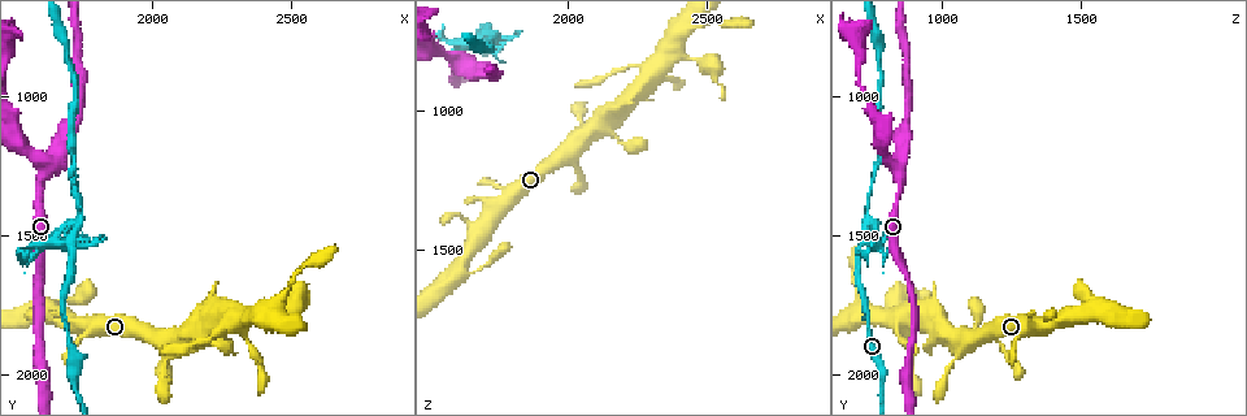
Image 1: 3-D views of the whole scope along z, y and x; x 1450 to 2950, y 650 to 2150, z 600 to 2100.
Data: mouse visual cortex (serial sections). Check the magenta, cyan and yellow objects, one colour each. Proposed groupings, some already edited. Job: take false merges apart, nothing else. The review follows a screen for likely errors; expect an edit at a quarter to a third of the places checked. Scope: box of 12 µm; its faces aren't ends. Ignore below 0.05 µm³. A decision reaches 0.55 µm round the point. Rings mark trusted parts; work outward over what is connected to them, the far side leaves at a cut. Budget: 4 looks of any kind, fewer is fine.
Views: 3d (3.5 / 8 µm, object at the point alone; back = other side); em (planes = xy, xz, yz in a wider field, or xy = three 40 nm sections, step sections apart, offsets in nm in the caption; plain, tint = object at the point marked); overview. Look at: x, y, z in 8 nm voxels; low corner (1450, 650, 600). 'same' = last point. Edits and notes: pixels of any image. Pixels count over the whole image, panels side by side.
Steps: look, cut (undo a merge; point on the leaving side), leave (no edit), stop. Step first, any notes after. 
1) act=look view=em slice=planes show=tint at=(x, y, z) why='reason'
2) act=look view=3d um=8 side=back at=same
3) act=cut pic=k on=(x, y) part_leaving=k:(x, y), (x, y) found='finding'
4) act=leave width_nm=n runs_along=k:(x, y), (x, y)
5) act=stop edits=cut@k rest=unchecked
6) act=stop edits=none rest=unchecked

act=look view=3d um=3.5 at=(1710, 1530, 710)

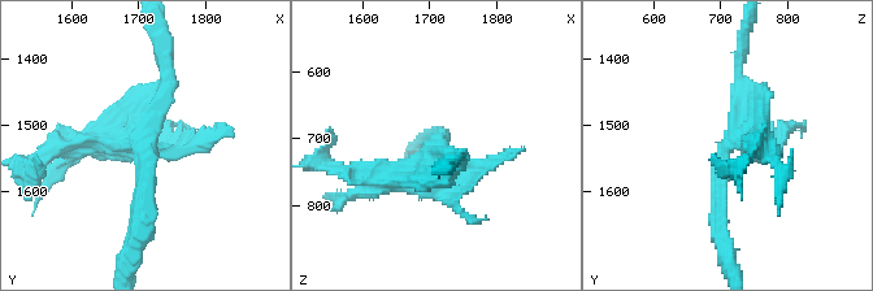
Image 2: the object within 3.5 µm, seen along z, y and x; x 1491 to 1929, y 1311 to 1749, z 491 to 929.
act=look view=em slice=xy step=1 show=tint at=(1710, 1535, 705) why='need the tissue'

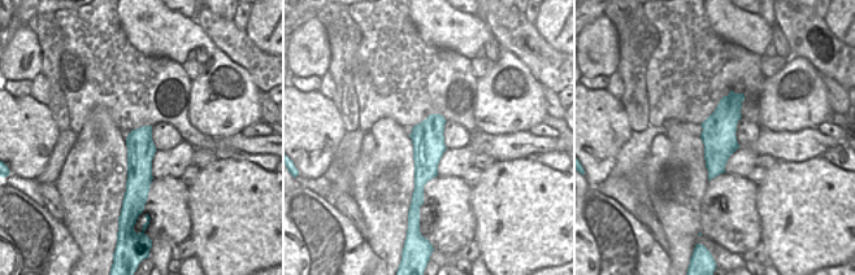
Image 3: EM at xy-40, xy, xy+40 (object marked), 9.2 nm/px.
act=cut pic=2 on=(381, 186) found='a second cell is stuck on'

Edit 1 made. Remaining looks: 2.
act=look view=3d um=3.5 at=(1610, 1240, 840) why='three-way junction'

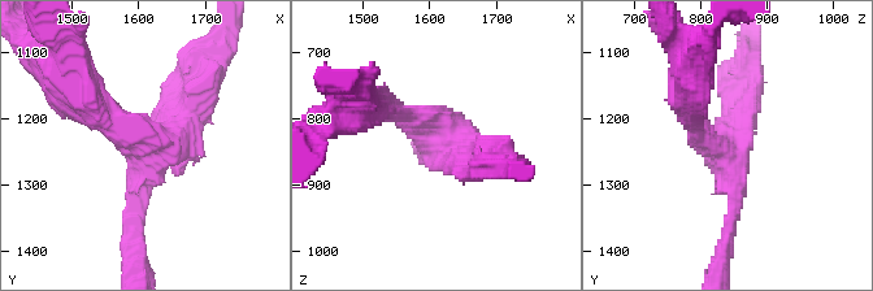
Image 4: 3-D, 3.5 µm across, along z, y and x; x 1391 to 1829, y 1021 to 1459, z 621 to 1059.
act=look view=em slice=xy step=1 show=tint at=(1610, 1255, 835) why='now the EM'

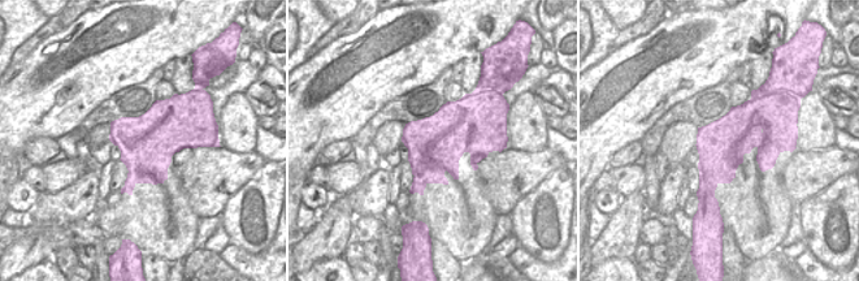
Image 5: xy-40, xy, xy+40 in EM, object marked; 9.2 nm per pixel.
act=cut pic=4 on=(426, 109) part_leaving=4:(140, 178), (144, 153), (73, 90) found='a second cell is stuck on'

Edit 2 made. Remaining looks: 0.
act=stop edits=cut@2,cut@4 rest=unchecked

